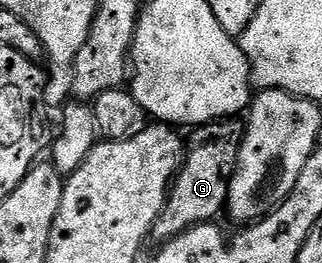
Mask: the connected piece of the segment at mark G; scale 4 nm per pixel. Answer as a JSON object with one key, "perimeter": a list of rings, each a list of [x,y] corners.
{"perimeter":[[[228,118],[226,120],[214,120],[212,124],[200,124],[195,136],[195,141],[190,141],[183,157],[183,164],[171,185],[171,191],[167,194],[167,201],[157,218],[155,225],[151,227],[150,239],[152,241],[166,242],[179,236],[182,232],[195,228],[199,224],[209,224],[216,219],[218,212],[222,213],[227,207],[227,195],[231,179],[235,173],[235,167],[239,161],[239,151],[243,145],[243,133],[245,124],[242,119]]]}

